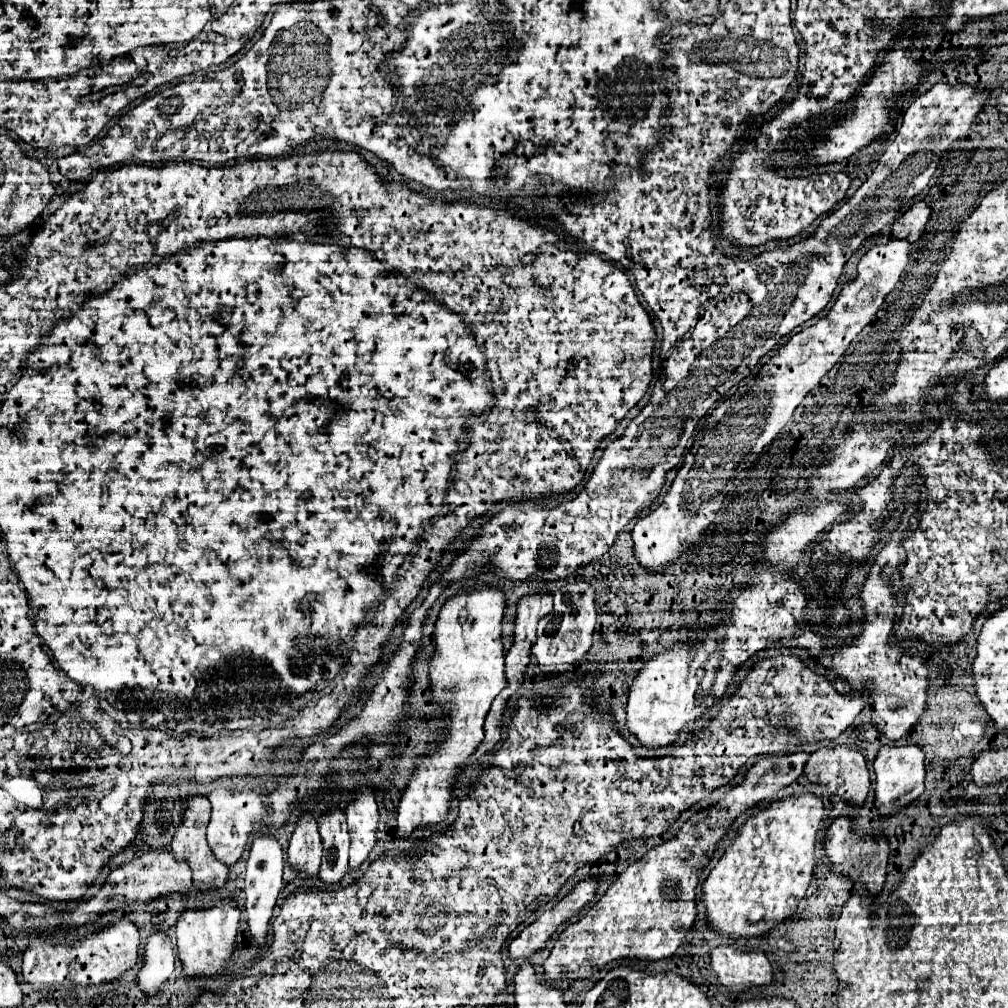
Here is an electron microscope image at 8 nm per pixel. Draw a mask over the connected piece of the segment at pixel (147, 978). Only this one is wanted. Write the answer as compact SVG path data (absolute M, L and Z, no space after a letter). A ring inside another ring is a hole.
M159 930L151 934L143 960L145 962L139 972L139 988L145 996L155 998L161 992L163 982L171 980L175 970L175 950L171 938Z

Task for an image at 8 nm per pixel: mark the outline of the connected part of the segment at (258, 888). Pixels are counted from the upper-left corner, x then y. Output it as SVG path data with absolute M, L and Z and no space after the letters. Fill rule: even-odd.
M257 836L253 840L249 860L247 860L247 876L245 876L245 910L247 910L247 924L251 932L251 940L263 948L267 942L269 932L269 920L273 916L275 900L279 896L279 890L283 888L283 848L273 836Z

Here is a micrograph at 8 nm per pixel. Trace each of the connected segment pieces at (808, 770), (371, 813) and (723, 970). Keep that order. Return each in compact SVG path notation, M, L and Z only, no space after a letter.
M837 746L837 748L821 748L813 752L805 764L805 776L813 784L827 786L833 794L841 796L843 802L851 802L853 806L861 806L869 792L869 770L865 764L865 758L855 748Z
M361 786L355 794L355 802L347 806L347 824L351 834L349 850L349 872L359 870L359 866L369 858L377 842L377 804L371 788Z
M717 946L711 954L711 968L731 994L745 992L753 986L769 986L773 982L771 964L761 952L737 952L731 946Z

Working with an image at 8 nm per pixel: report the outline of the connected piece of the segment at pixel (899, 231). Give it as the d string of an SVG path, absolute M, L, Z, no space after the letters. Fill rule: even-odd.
M925 202L913 204L901 218L895 220L893 230L891 230L891 238L915 242L923 234L925 226L929 222L929 216L931 216L931 208Z

